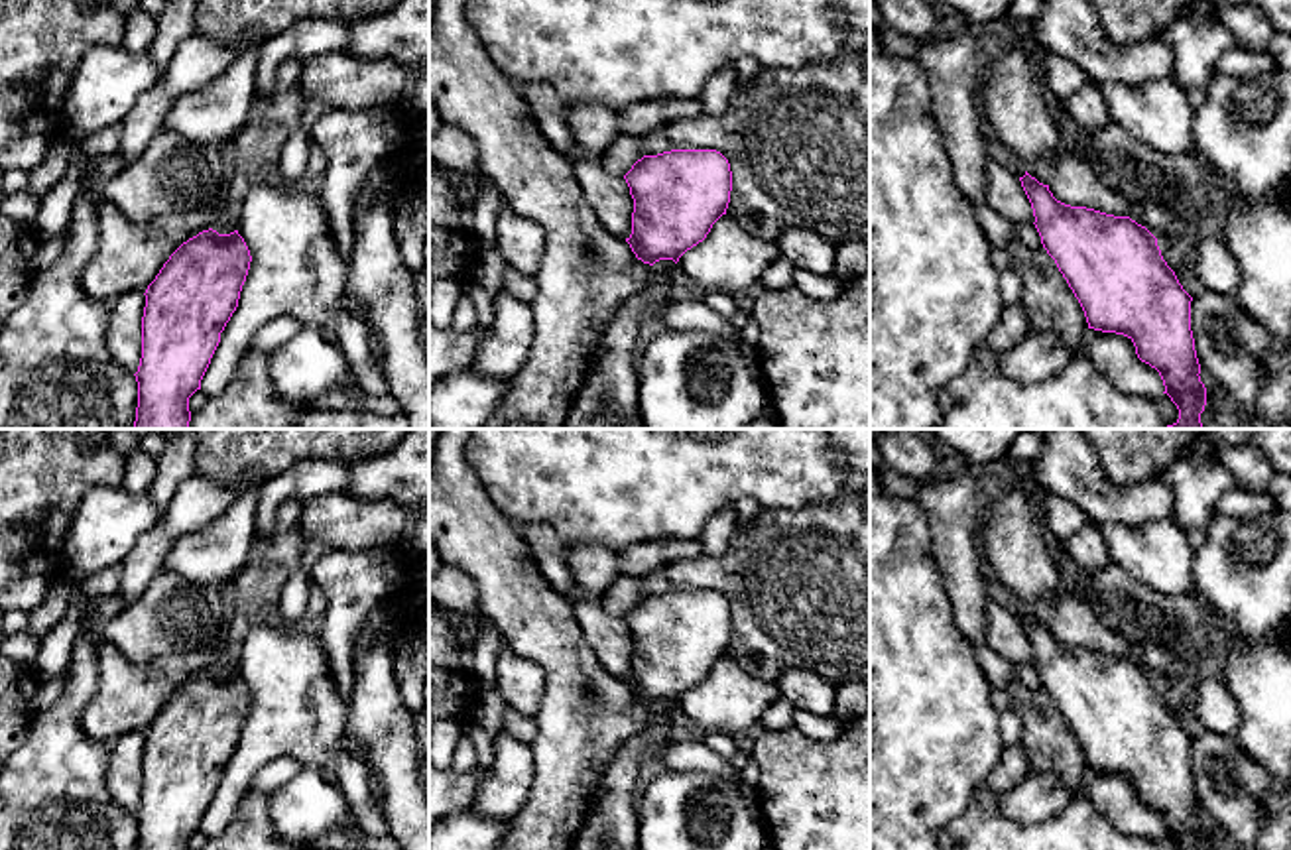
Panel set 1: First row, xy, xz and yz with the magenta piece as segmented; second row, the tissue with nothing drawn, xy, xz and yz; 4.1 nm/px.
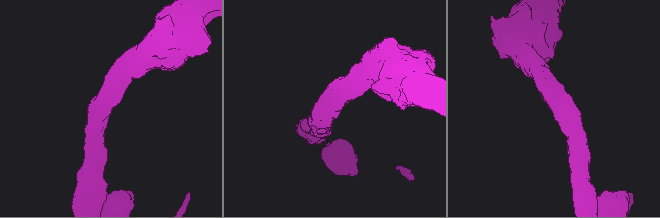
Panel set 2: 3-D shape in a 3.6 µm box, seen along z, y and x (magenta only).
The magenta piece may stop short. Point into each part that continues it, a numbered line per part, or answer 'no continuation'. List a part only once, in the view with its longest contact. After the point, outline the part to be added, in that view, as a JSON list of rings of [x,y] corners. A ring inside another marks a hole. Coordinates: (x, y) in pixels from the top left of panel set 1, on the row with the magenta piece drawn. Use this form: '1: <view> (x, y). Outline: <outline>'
no continuation

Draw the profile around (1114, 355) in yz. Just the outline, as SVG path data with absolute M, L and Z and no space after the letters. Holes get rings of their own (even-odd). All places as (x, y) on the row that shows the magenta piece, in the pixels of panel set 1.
M1088 329L1082 350L1122 394L1155 395L1165 392L1159 372L1137 358L1136 346L1128 336Z

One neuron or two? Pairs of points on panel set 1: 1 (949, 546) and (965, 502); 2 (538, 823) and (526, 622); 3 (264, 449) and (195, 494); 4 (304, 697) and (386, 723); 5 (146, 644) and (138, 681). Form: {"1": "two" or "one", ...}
{"1": "one", "2": "one", "3": "two", "4": "two", "5": "two"}

